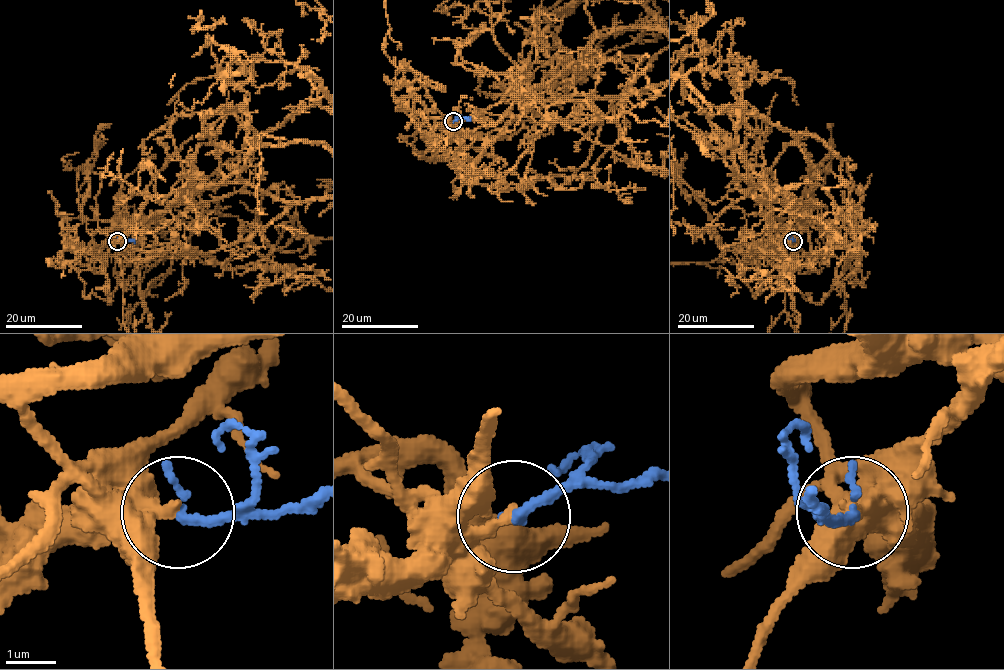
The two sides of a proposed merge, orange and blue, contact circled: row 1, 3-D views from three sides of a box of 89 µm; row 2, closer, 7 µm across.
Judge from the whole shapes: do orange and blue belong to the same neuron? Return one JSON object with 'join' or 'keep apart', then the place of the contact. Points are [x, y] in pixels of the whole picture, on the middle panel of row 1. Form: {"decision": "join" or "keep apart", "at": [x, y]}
{"decision": "keep apart", "at": [453, 121]}

